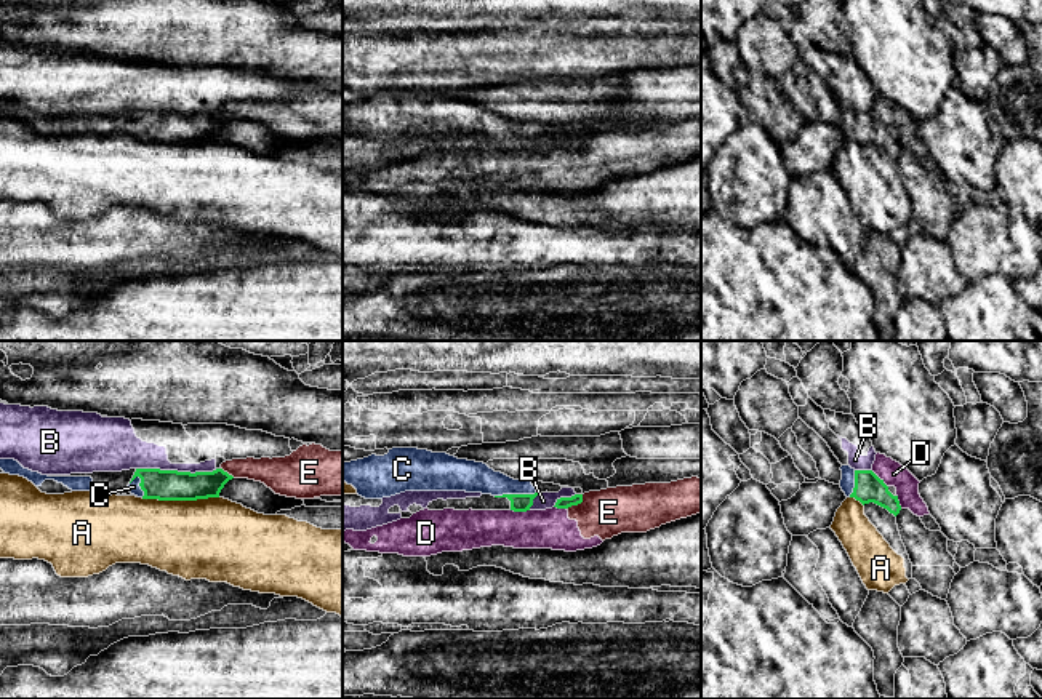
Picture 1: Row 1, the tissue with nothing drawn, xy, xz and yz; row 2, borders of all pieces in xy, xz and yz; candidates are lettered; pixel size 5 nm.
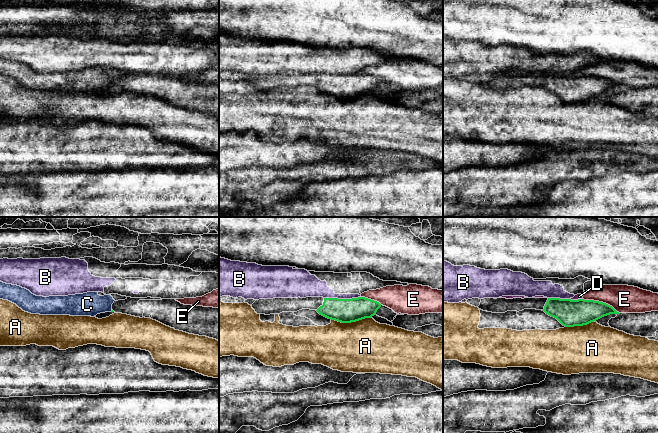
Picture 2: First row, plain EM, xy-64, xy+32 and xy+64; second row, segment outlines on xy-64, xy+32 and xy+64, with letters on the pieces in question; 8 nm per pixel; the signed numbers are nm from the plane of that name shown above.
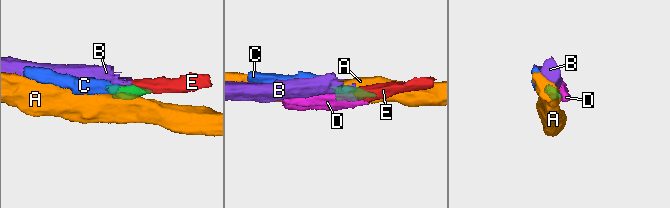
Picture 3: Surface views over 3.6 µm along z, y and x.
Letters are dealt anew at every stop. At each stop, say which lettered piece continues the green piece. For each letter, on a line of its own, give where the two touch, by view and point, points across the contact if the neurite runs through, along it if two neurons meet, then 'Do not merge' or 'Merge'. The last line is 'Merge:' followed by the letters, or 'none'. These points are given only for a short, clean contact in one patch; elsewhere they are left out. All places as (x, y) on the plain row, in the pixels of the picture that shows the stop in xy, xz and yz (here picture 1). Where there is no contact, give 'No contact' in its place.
A: Touches green at xy (180, 141). Boundary: xy (218, 138), (205, 141), (141, 139). Do not merge
B: Touches green at xy (176, 112). Do not merge
C: Touches green at xz (516, 136). Path across: xz (519, 144), (516, 136), (508, 128), (472, 119). Merge
D: Touches green at xz (520, 152). Boundary: xz (511, 151), (529, 152). Do not merge
E: Touches green at xz (577, 146). Boundary: xz (583, 136), (578, 146), (572, 146), (567, 151). Do not merge
Merge: C

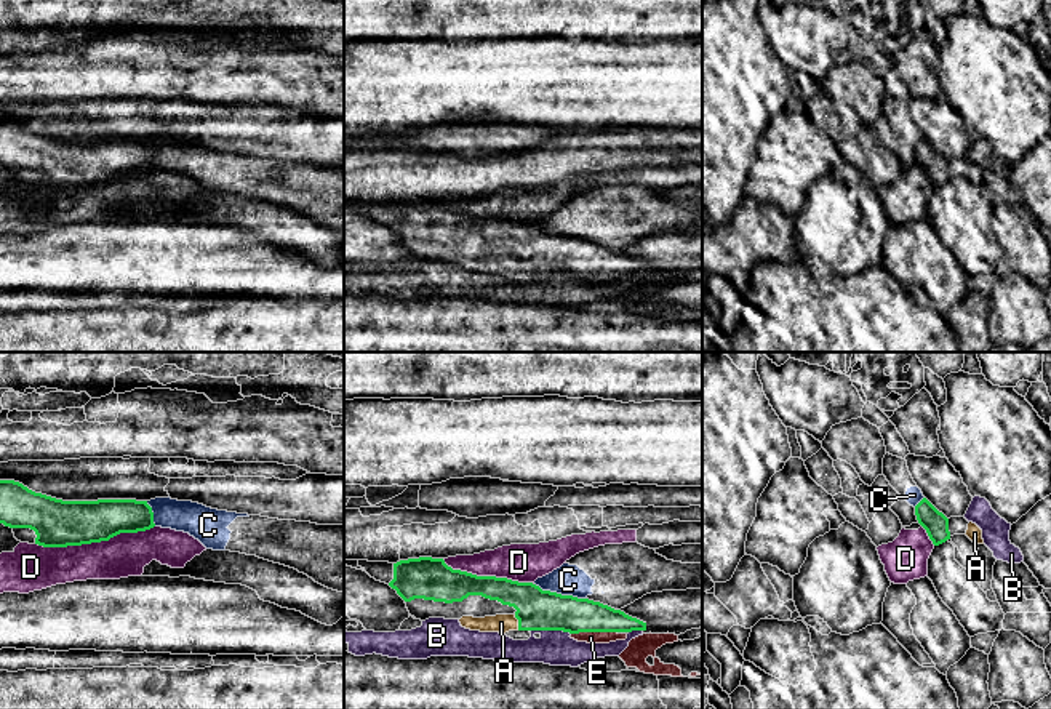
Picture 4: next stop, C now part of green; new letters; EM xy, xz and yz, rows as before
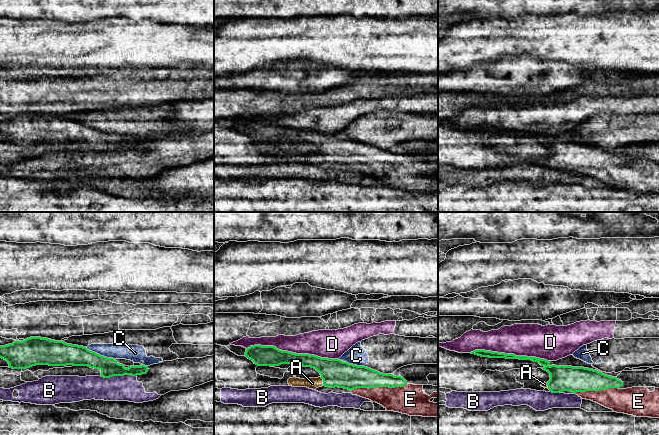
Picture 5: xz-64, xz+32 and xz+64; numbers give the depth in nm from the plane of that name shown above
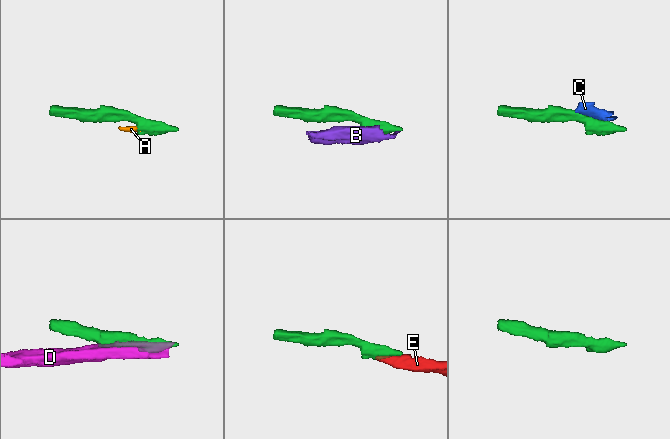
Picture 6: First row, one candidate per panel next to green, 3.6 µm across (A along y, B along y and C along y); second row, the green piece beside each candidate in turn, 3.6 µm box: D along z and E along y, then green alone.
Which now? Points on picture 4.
A: Touches green at xz (519, 264). Path across: xz (536, 252), (519, 264), (501, 264). Merge
B: Touches green at xz (551, 271). Boundary: xz (530, 271), (562, 271), (570, 276). Do not merge
C: Touches green at xz (560, 236). Boundary: xz (535, 224), (543, 231), (586, 240). Do not merge
D: Touches green at xy (95, 183). Do not merge
E: Touches green at xz (594, 272). Path across: xz (549, 252), (576, 256), (594, 272), (591, 279). Merge
Merge: A, E

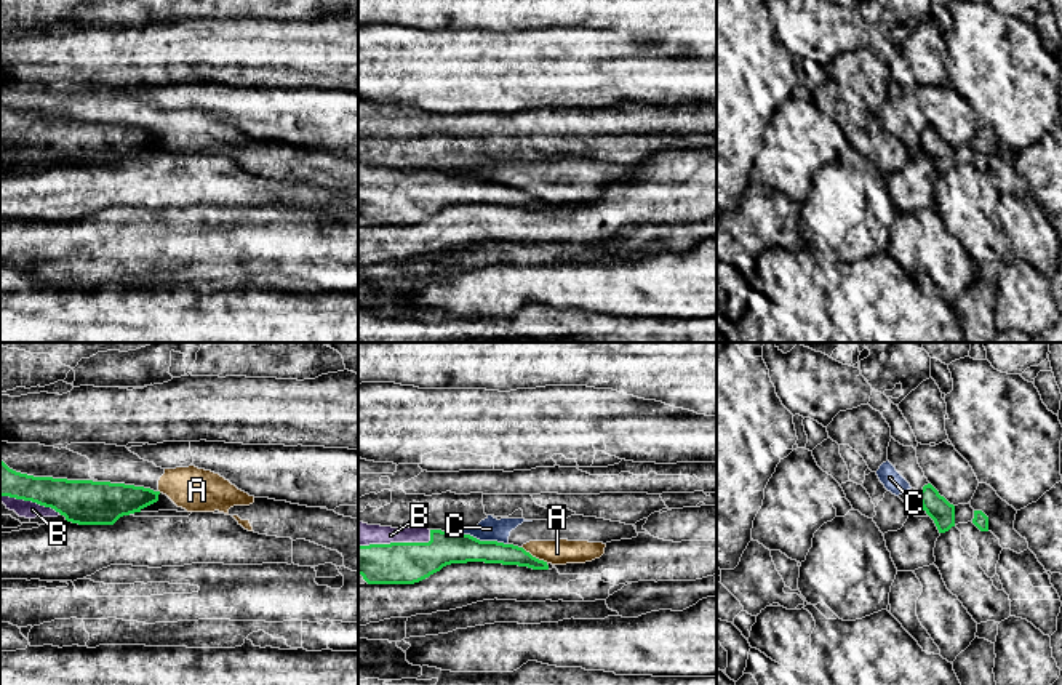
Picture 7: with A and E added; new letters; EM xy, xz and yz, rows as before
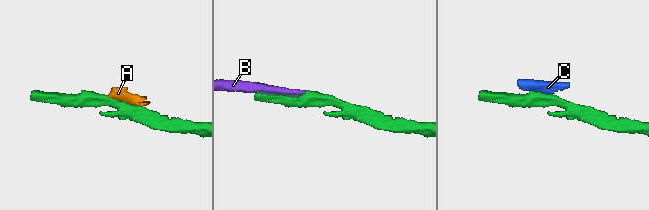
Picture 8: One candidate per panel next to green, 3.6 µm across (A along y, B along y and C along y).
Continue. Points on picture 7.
A: Touches green at xz (534, 199). Boundary: xz (522, 188), (547, 204). Do not merge
B: Touches green at xz (399, 184). Merge
C: Touches green at xz (479, 181). Boundary: xz (451, 172), (507, 186). Do not merge
Merge: B

